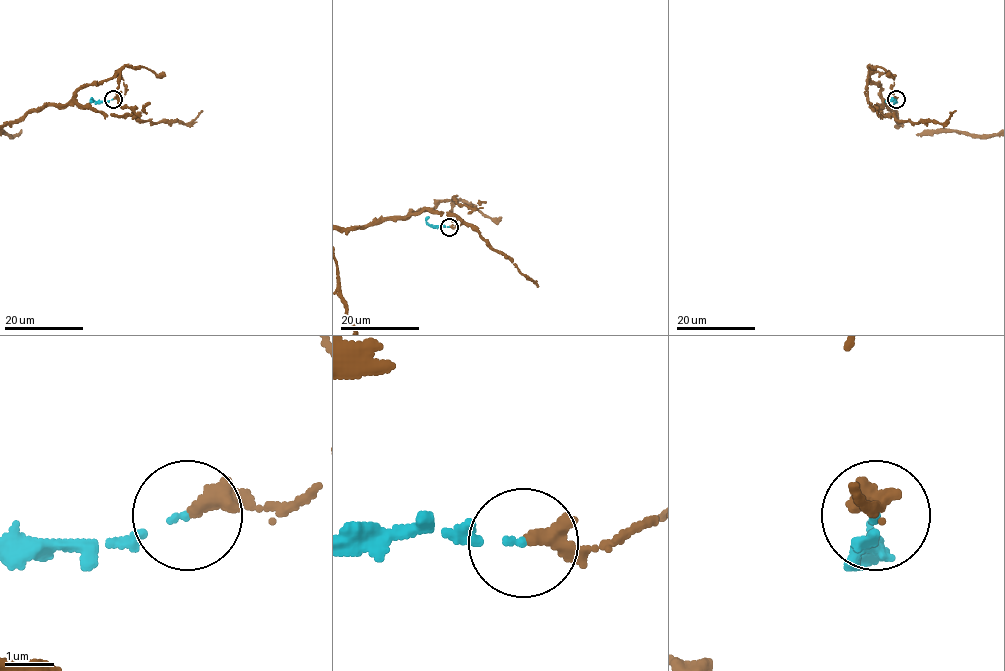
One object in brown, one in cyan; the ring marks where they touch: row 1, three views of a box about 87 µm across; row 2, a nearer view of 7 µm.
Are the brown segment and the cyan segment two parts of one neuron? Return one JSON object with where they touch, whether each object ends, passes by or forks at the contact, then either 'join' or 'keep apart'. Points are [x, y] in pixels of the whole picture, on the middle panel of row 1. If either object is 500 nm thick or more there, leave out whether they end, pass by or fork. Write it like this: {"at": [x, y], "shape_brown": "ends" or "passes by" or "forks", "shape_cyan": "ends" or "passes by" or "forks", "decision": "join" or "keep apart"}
{"at": [449, 227], "shape_brown": "ends", "shape_cyan": "ends", "decision": "join"}

